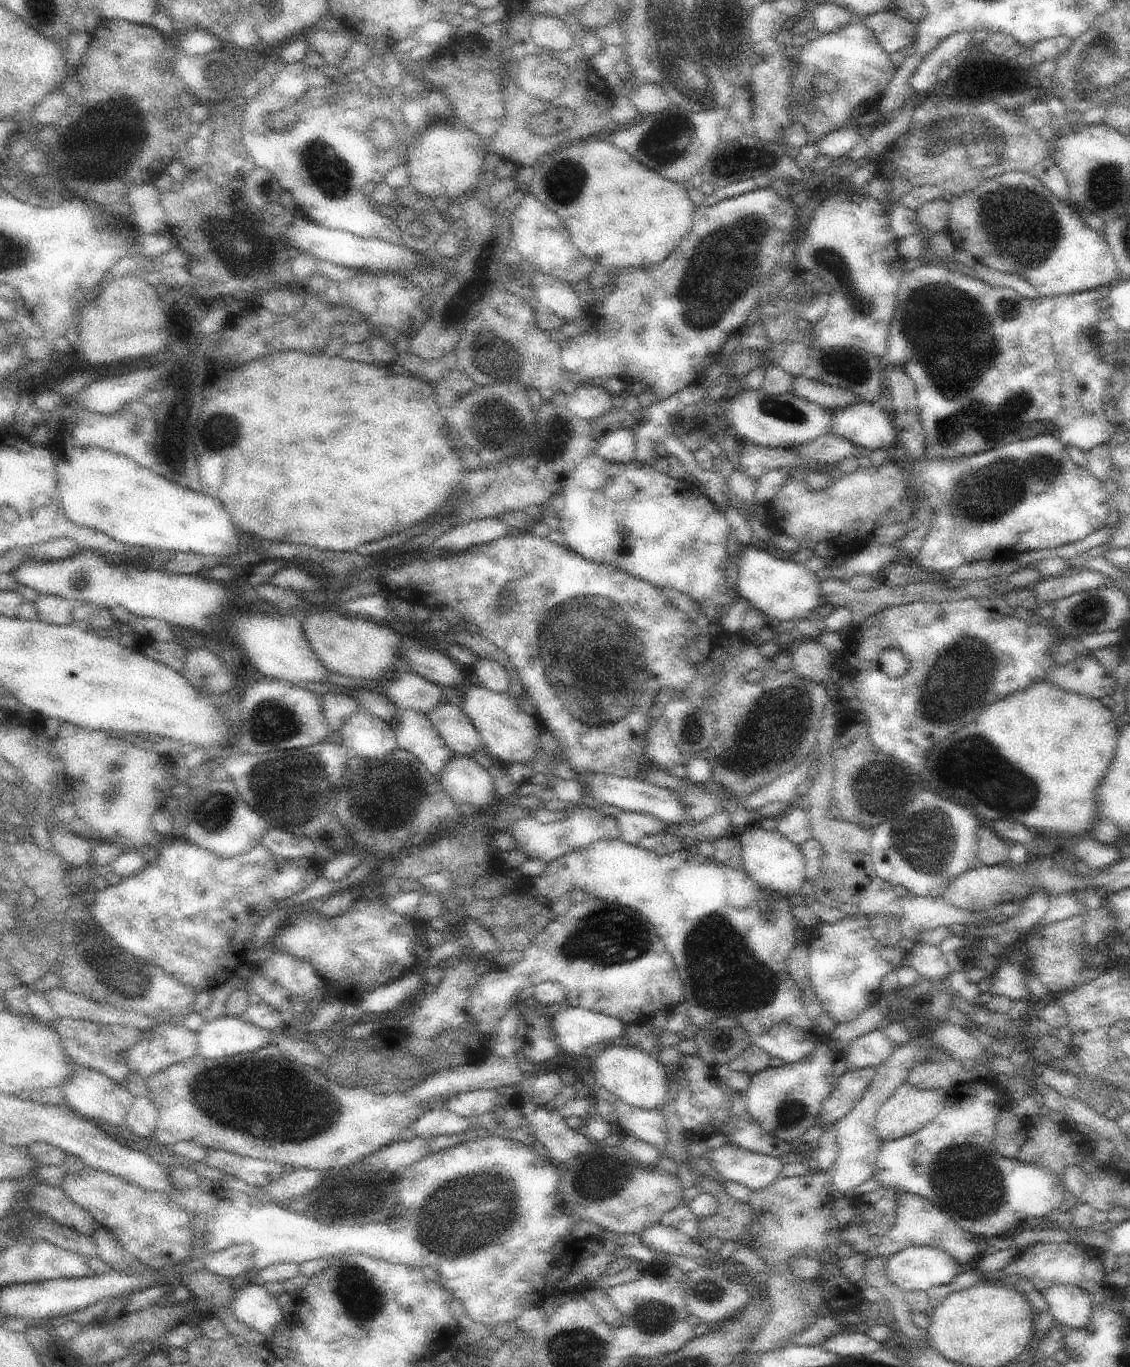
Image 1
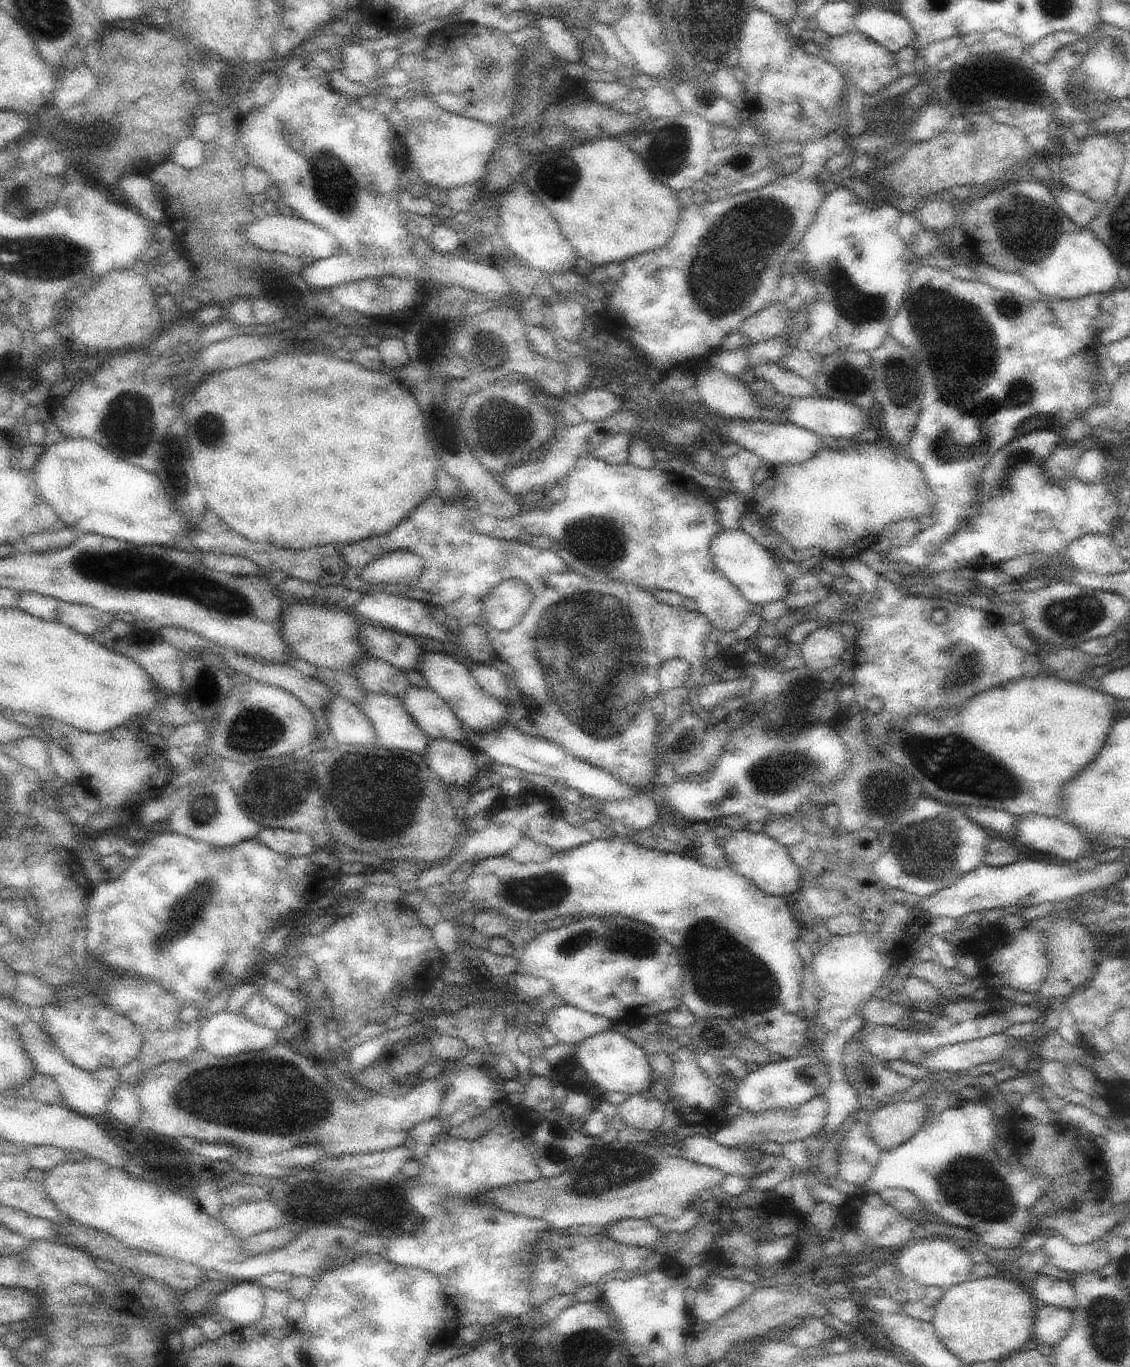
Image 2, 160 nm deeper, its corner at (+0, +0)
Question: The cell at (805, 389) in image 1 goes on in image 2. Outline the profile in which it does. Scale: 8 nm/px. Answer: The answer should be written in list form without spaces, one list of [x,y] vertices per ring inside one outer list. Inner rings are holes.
[[[759,362],[759,364],[750,366],[750,369],[754,370],[756,379],[764,379],[784,397],[808,398],[817,395],[813,382],[786,369],[782,364]]]

